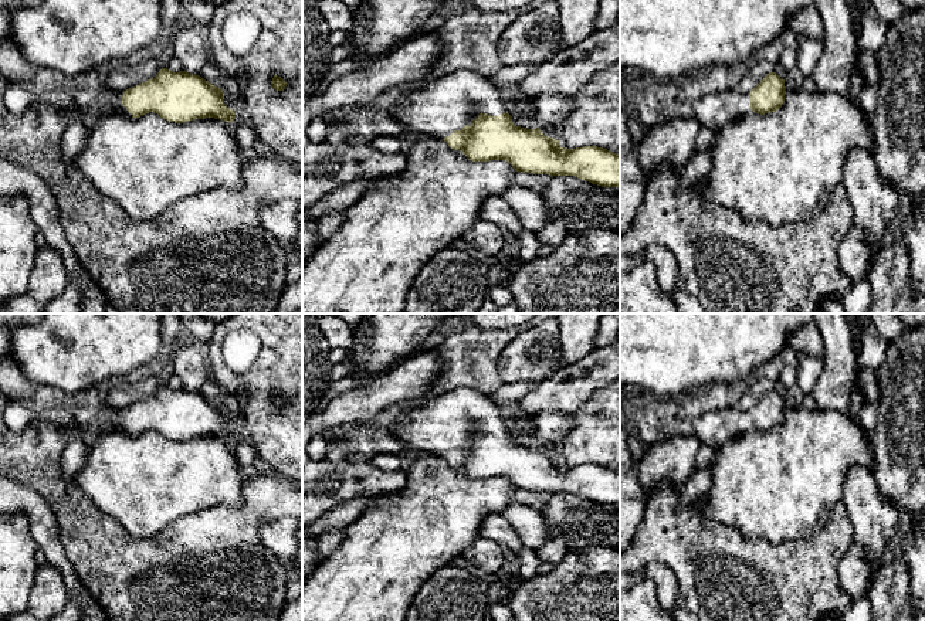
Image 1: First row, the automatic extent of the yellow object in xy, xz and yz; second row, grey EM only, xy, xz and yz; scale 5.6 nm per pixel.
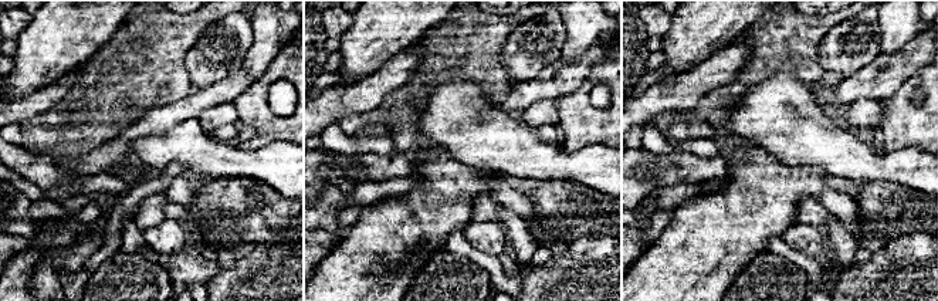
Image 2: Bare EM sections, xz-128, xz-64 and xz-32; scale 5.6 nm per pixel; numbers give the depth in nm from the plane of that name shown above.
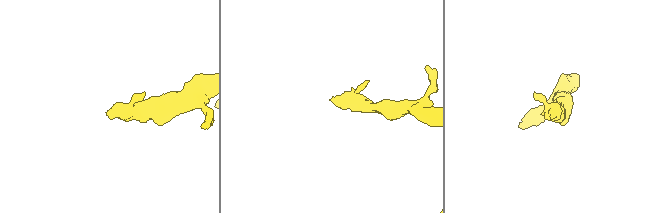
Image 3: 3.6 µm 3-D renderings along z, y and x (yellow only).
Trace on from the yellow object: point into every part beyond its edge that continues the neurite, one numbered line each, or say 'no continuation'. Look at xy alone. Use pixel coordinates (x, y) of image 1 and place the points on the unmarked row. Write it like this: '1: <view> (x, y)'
1: xy (115, 417)

